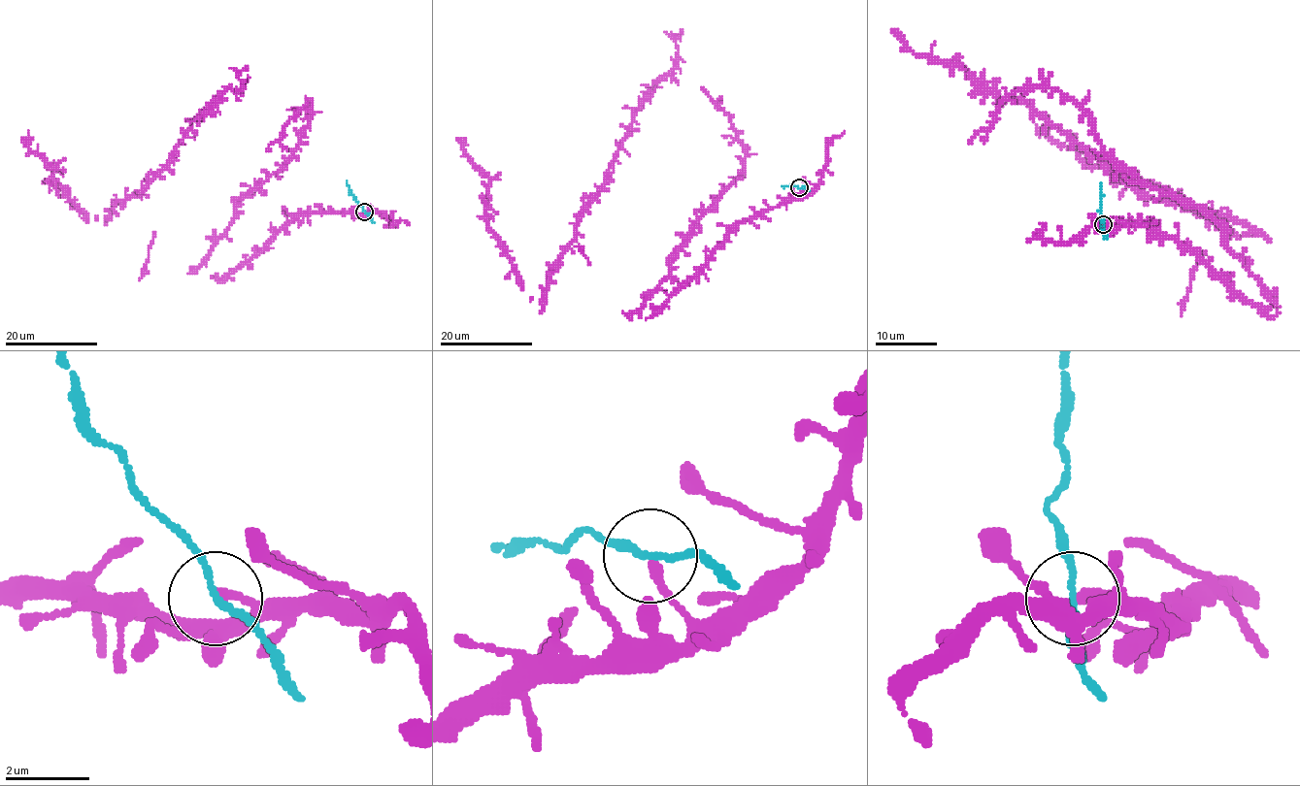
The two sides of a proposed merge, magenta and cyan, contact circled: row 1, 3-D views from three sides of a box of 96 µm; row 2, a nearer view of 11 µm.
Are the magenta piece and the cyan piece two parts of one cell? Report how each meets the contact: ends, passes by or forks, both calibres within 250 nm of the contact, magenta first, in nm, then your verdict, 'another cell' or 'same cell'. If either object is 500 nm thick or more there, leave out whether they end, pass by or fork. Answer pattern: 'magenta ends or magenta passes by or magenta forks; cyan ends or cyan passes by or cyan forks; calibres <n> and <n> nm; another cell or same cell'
magenta ends; cyan passes by; calibres 240 and 140 nm; another cell

